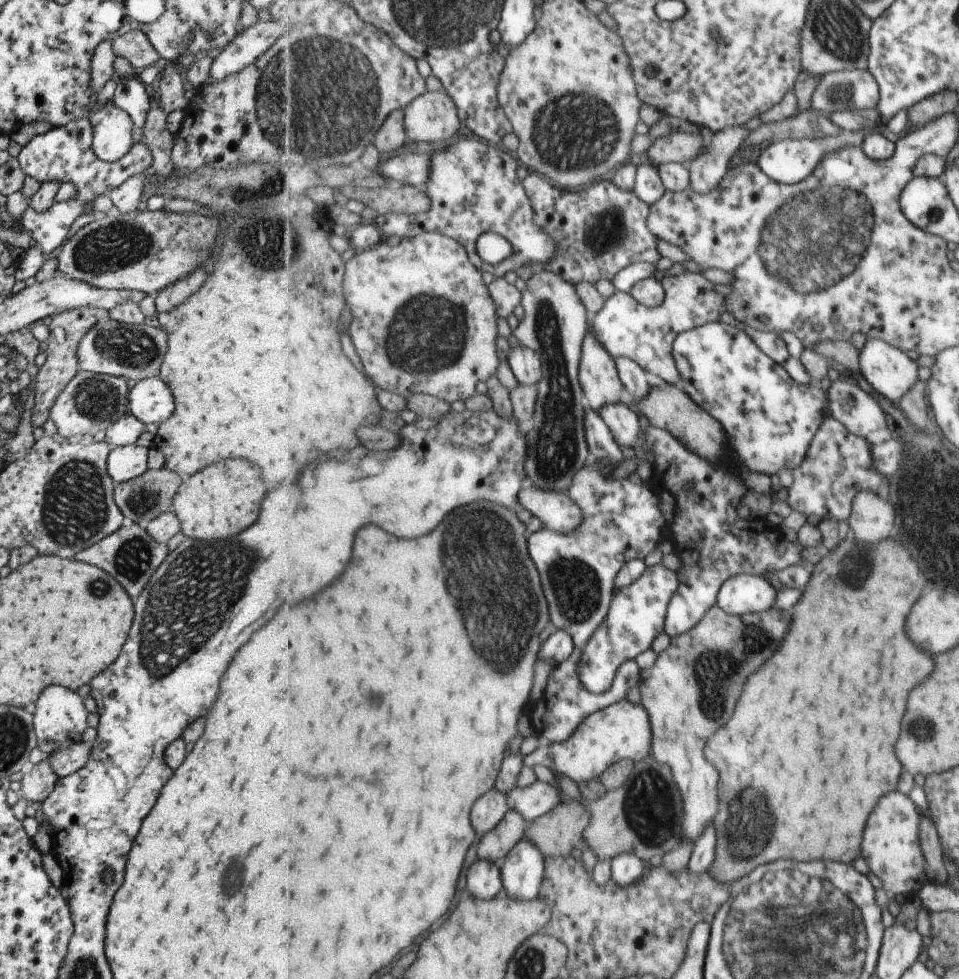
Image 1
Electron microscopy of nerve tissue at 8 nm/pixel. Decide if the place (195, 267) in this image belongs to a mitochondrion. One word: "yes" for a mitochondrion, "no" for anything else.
no

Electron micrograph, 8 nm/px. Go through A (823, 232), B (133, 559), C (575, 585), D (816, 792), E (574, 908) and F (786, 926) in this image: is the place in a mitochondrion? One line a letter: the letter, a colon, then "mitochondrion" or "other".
A: mitochondrion
B: mitochondrion
C: mitochondrion
D: other
E: other
F: mitochondrion

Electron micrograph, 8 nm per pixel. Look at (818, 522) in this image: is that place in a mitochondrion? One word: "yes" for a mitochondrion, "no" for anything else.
no

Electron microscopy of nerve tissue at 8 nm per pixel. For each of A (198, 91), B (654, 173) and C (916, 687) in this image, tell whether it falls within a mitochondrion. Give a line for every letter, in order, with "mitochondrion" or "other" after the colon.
A: other
B: other
C: other

